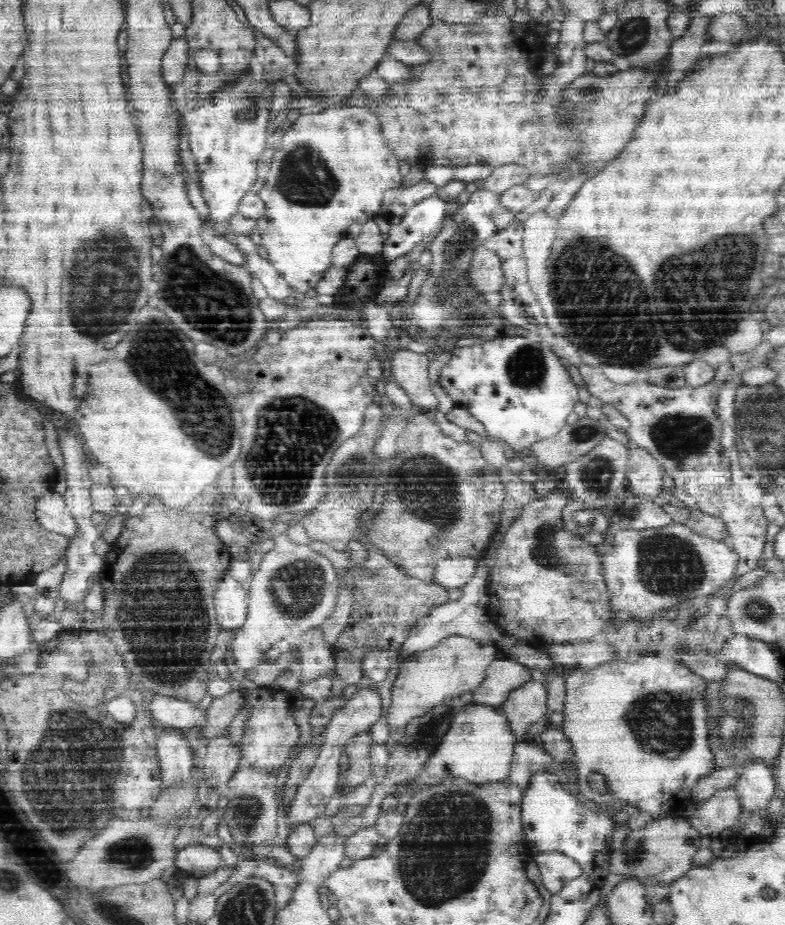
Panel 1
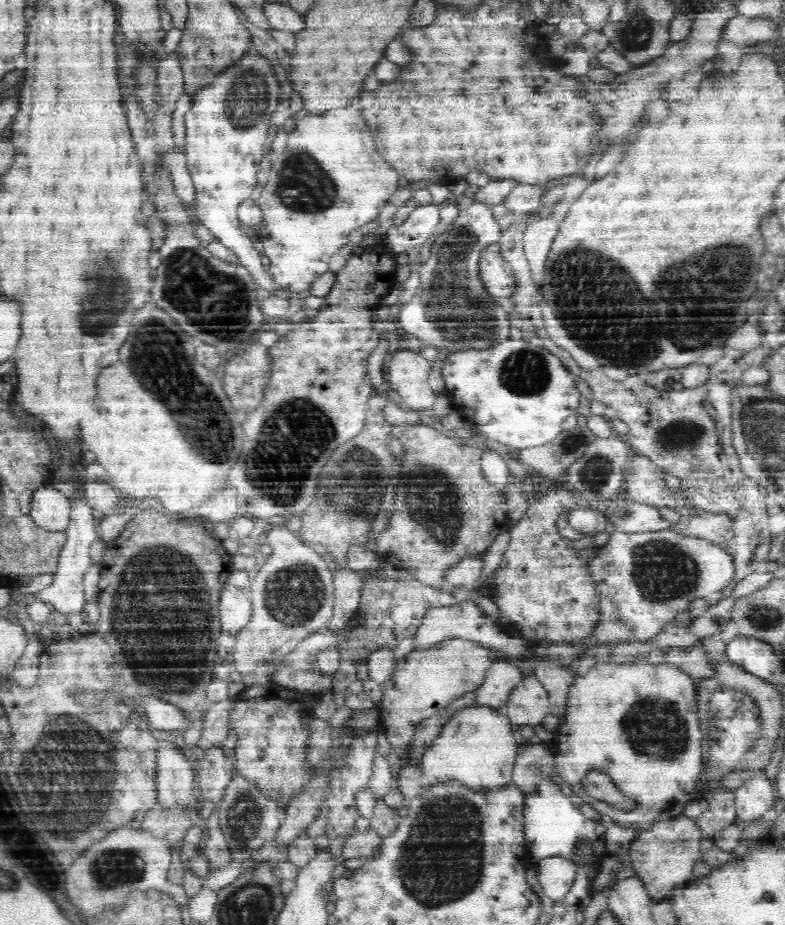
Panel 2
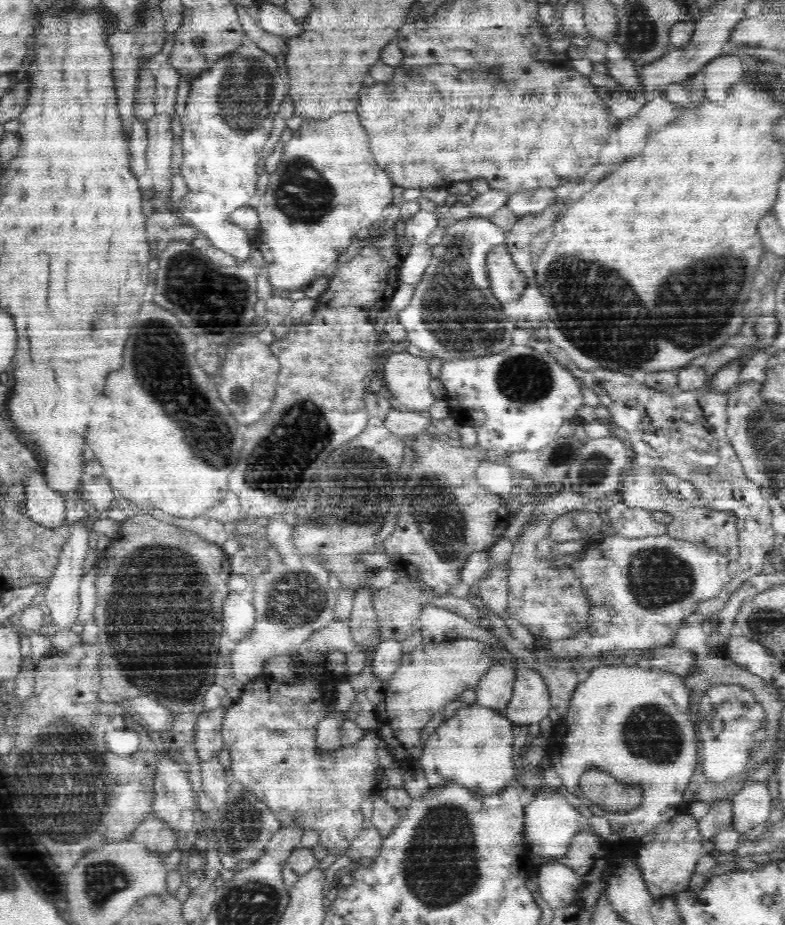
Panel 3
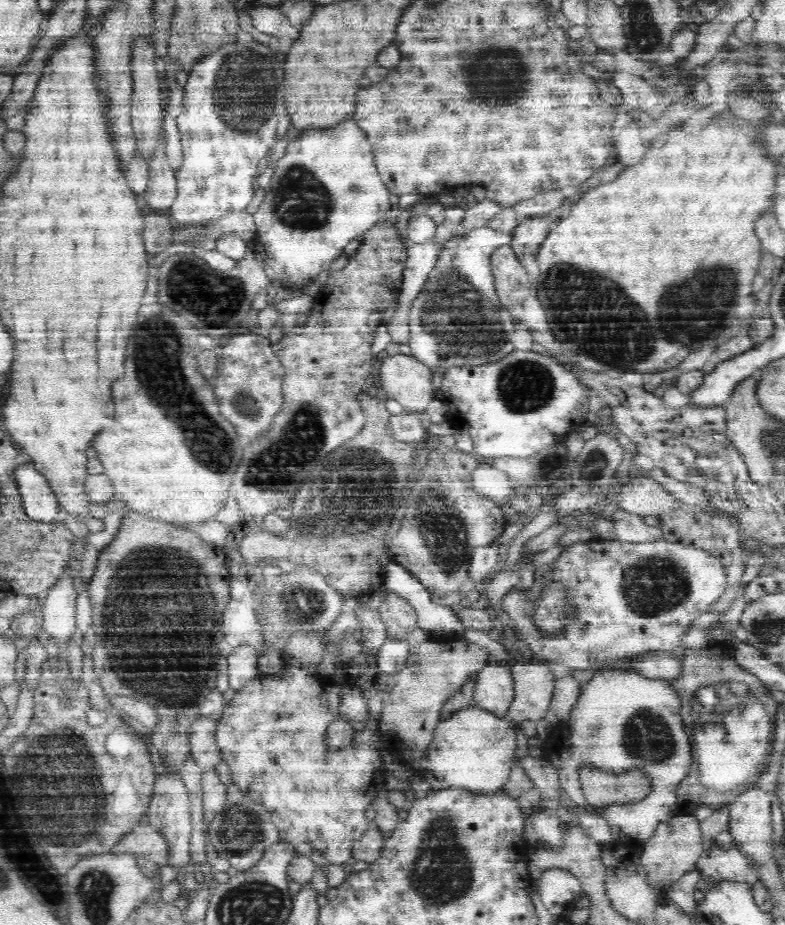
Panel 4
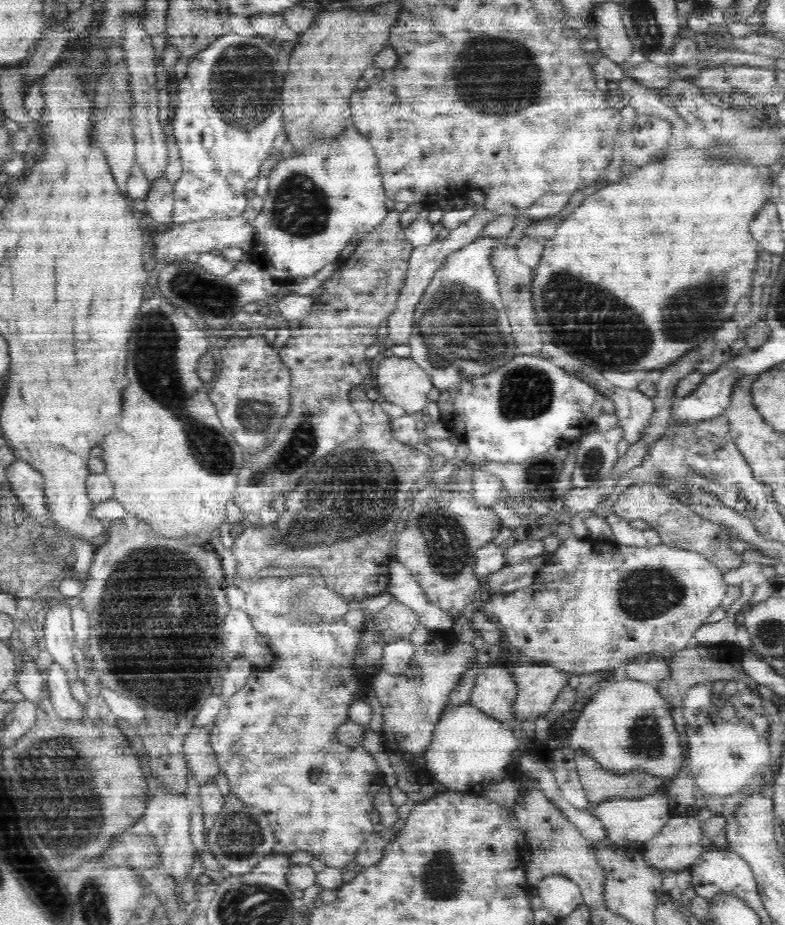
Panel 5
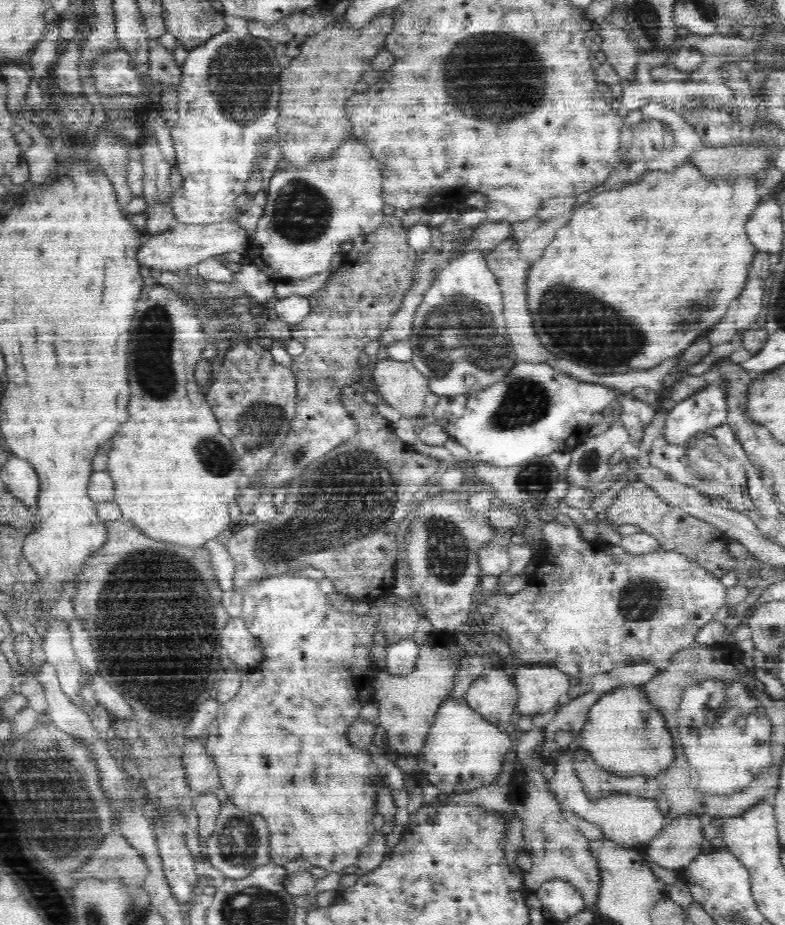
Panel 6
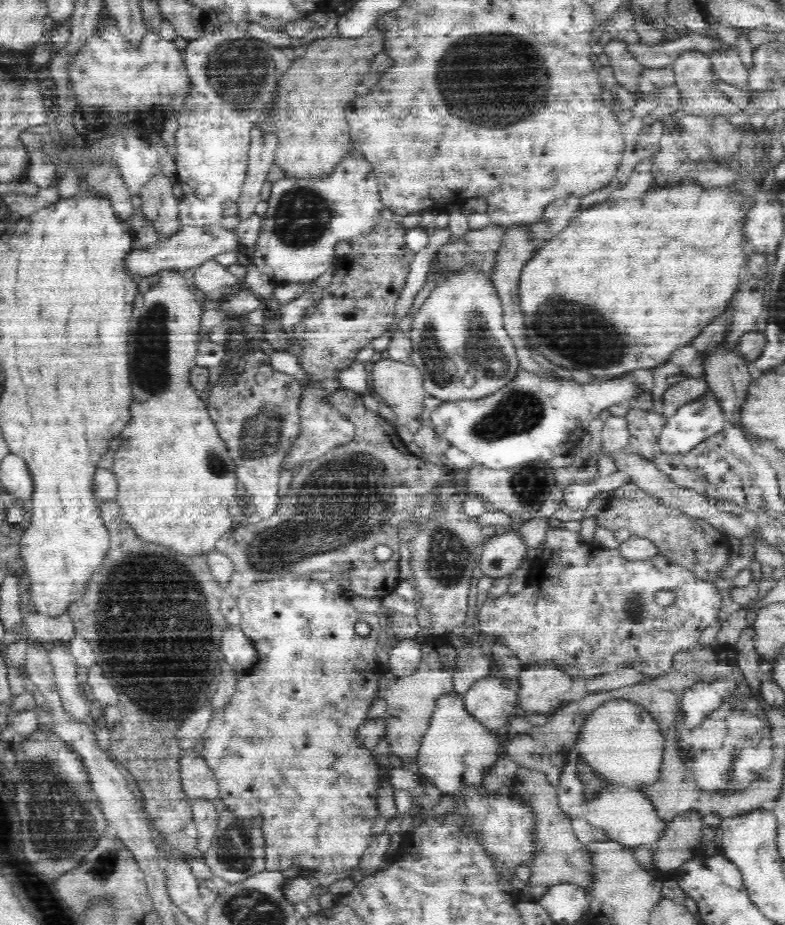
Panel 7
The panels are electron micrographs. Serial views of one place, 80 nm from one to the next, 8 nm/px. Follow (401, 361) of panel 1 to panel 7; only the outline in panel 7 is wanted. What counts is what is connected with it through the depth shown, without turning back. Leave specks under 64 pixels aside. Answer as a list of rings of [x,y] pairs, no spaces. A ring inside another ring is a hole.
[[[384,358],[372,368],[374,394],[395,412],[396,423],[406,424],[424,410],[426,389],[422,373],[410,362]]]

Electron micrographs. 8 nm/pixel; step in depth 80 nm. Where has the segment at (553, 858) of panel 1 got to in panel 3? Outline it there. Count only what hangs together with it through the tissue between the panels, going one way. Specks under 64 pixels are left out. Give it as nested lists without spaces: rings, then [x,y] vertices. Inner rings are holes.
[[[553,859],[545,861],[537,868],[531,868],[538,871],[537,877],[542,898],[547,901],[550,908],[564,908],[574,898],[576,890],[580,888],[581,876],[564,863]]]

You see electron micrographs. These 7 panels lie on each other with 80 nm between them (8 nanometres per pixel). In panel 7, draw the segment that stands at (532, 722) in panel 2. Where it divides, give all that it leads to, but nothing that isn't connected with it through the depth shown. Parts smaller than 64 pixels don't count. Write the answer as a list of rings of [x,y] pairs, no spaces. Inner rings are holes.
[[[554,664],[522,666],[516,680],[520,708],[524,714],[554,712],[572,688],[571,679]]]

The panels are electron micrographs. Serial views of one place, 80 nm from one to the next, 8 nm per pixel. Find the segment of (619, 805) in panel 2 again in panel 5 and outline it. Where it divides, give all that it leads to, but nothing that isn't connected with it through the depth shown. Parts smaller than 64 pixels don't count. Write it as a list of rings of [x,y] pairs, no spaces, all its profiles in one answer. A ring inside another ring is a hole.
[[[584,750],[576,752],[574,761],[582,784],[581,788],[592,806],[614,798],[638,800],[656,793],[660,788],[660,779],[646,775],[638,786],[634,786],[635,772],[630,771],[622,776],[608,772],[592,758],[586,756]]]

